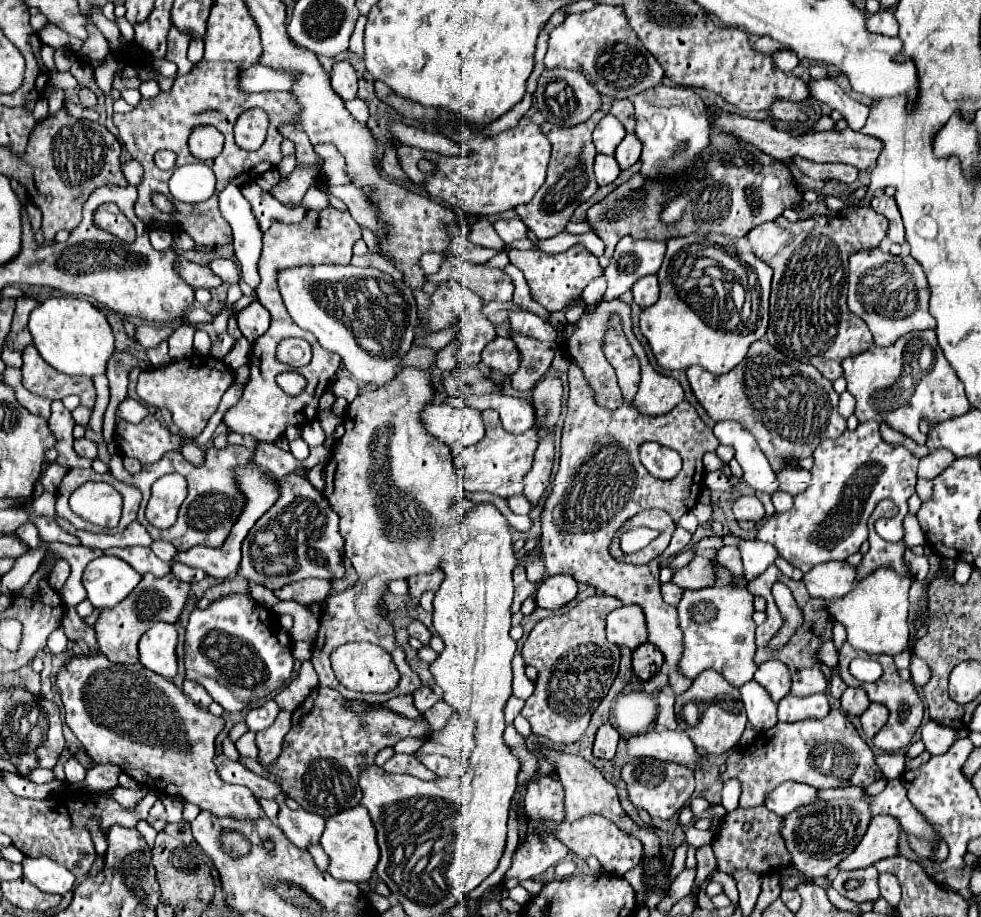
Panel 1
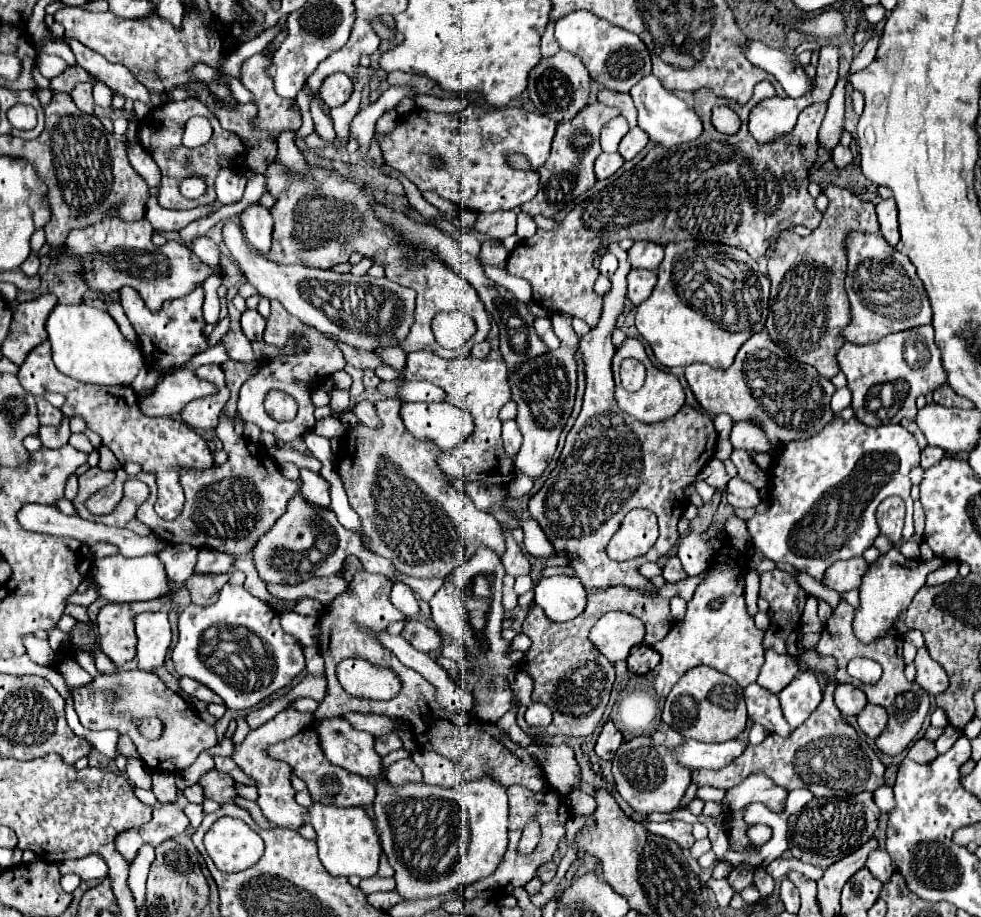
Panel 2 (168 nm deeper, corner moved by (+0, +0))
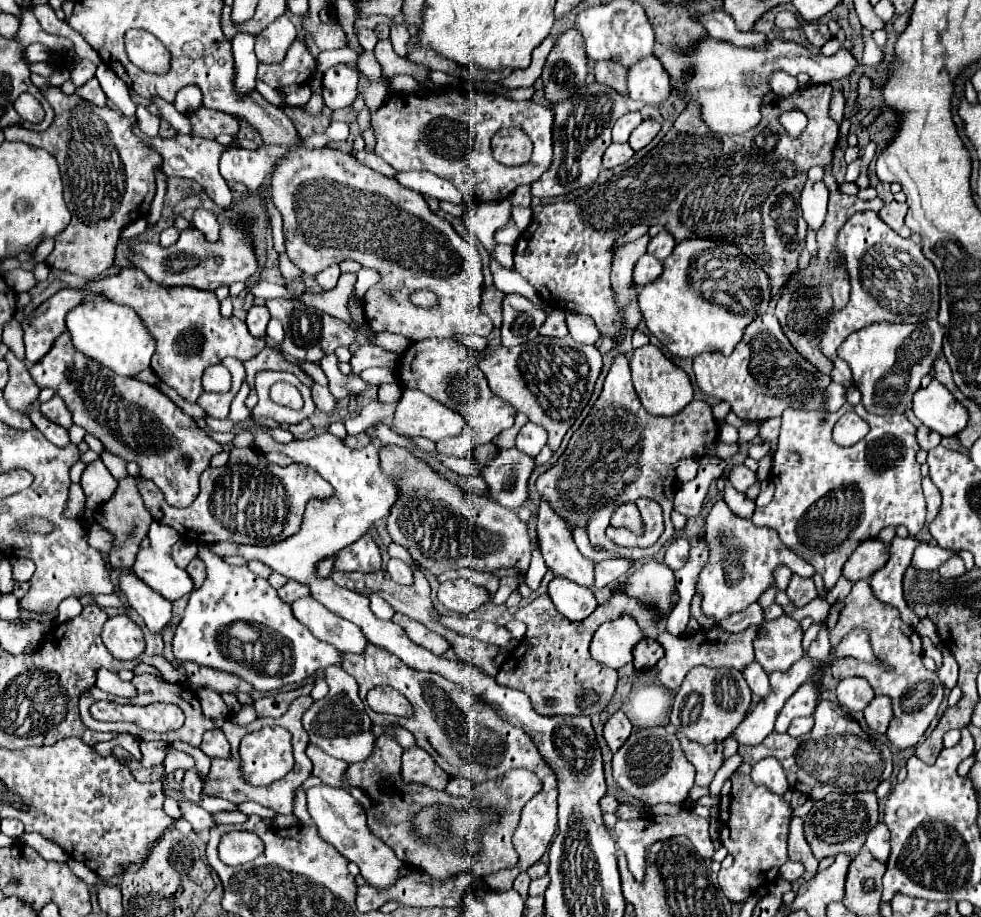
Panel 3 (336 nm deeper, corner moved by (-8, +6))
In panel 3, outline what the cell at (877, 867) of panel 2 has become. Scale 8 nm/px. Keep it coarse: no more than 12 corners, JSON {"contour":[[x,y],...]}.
{"contour":[[876,823],[864,847],[882,863],[890,855],[890,833]]}

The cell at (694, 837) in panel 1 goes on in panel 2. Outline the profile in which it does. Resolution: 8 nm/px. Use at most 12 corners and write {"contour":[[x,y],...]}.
{"contour":[[684,821],[648,823],[650,833],[668,837],[680,847],[694,845],[692,825]]}

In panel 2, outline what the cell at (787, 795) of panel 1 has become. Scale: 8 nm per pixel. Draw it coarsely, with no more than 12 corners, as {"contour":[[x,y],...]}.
{"contour":[[758,773],[724,797],[728,811],[762,803],[782,813],[786,787]]}

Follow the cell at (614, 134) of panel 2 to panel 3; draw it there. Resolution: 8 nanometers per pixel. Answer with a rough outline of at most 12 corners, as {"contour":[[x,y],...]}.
{"contour":[[628,113],[612,127],[614,143],[628,143],[642,123],[640,113]]}

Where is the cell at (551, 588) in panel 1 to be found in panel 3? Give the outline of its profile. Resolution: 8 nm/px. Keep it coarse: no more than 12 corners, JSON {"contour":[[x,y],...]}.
{"contour":[[564,577],[548,595],[568,621],[584,621],[598,607],[590,589]]}

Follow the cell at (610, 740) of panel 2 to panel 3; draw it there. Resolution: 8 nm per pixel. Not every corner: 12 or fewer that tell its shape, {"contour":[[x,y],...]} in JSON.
{"contour":[[616,711],[604,725],[604,739],[616,753],[630,737],[632,723]]}

